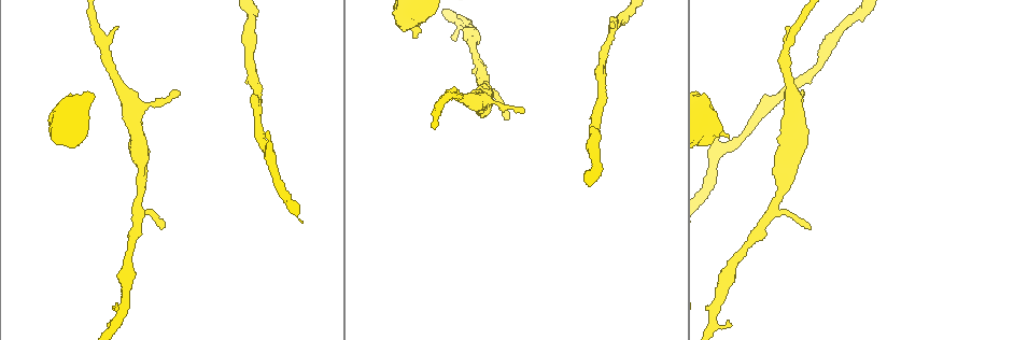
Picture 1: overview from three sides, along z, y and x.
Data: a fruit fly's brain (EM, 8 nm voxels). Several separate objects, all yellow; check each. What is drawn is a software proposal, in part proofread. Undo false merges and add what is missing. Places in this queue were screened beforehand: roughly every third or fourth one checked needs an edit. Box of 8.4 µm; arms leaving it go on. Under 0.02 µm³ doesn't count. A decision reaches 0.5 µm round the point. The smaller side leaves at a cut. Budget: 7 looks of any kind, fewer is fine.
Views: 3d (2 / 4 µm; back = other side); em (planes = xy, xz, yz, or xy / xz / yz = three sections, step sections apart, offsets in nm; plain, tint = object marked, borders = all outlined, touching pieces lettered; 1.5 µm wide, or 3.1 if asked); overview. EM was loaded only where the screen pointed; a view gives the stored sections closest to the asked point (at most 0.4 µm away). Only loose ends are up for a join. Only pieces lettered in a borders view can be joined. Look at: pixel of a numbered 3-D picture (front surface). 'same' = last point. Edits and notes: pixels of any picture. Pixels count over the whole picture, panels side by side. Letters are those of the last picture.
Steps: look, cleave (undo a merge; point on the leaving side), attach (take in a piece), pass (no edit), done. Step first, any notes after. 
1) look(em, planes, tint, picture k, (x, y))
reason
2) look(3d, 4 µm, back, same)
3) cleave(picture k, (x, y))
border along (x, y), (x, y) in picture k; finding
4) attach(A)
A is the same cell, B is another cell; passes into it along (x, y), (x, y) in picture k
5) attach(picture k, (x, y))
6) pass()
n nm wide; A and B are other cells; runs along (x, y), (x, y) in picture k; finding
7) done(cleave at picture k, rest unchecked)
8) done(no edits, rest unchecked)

look(3d, 4 µm, picture 1, (116, 26))
branch stops here

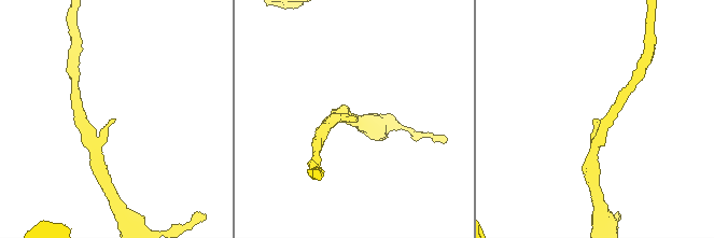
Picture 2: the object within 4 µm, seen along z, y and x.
look(em, planes, tint, picture 2, (111, 119))
arms of 220, 220 nm; now the EM

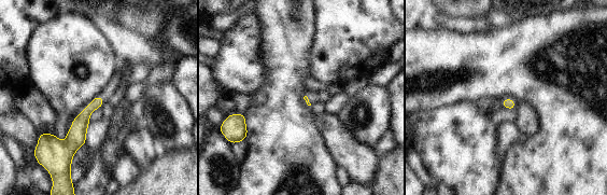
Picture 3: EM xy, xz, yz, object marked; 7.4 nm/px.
look(em, planes, borders, same)
see the neighbours

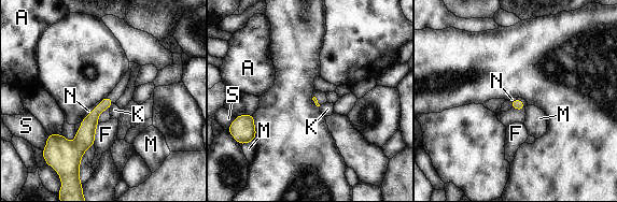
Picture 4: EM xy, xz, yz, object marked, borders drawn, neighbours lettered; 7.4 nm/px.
attach(N)
N is the same cell, A, F, K, M and S are other cells; passes into it along (89, 124), (111, 99), (118, 90) in picture 4; it goes on there

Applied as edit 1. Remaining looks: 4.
look(overview)
redraw

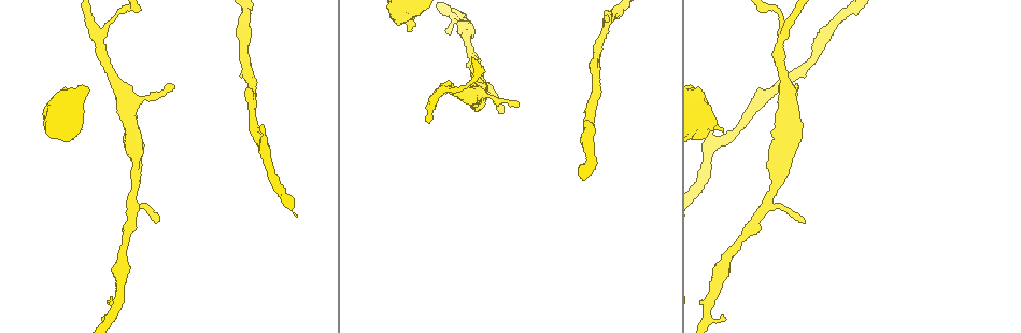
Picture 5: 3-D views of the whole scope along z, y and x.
look(3d, 2 µm, picture 5, (263, 125))
an open end

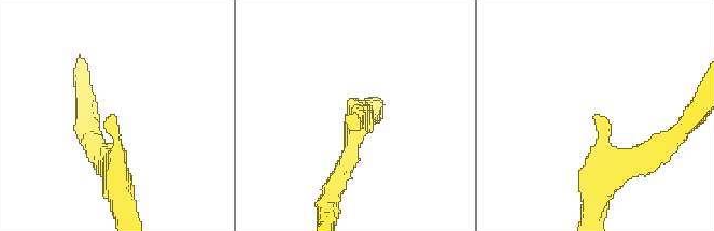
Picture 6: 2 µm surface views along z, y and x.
look(em, planes, borders, picture 6, (116, 116))

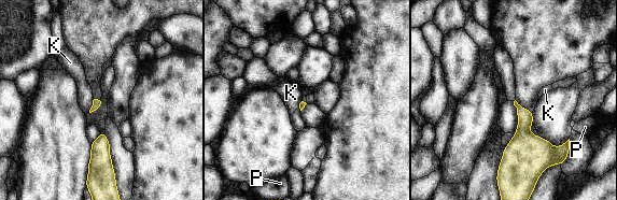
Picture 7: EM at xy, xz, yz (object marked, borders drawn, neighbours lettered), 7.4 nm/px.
pass()
K and P are other cells; border along (94, 99), (88, 112) in picture 7; no lettered piece goes on from it

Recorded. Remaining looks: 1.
done(attach at picture 4, rest unchecked)

